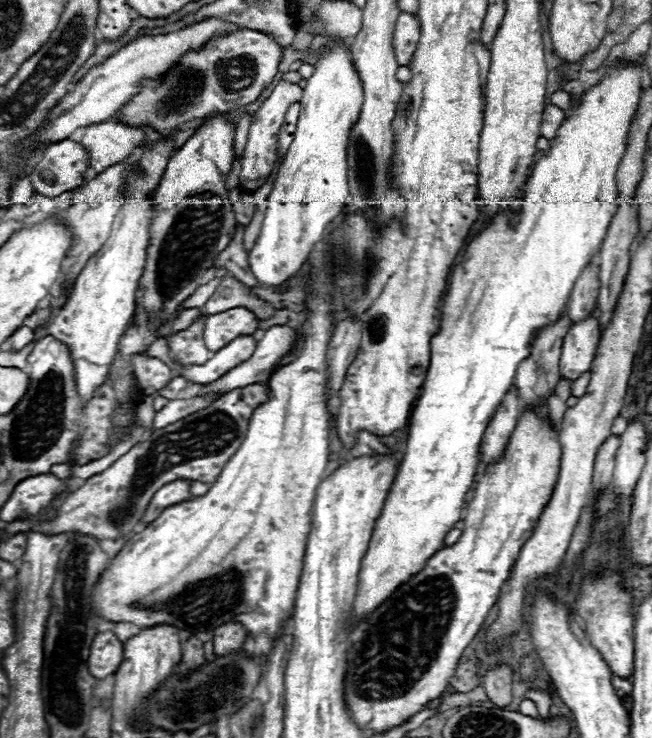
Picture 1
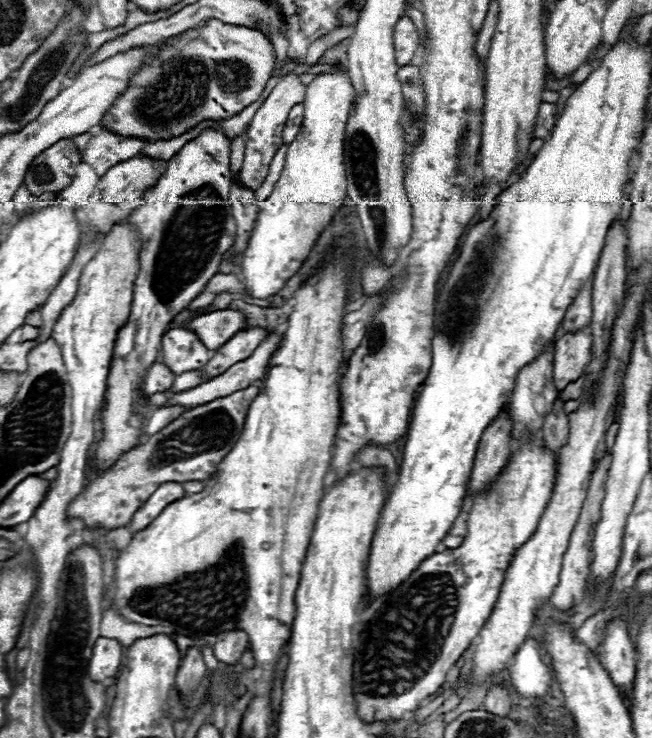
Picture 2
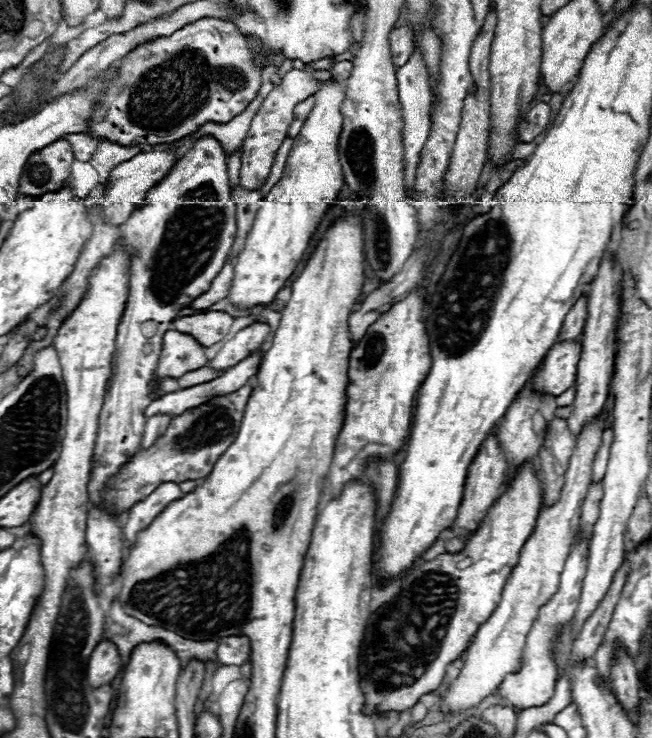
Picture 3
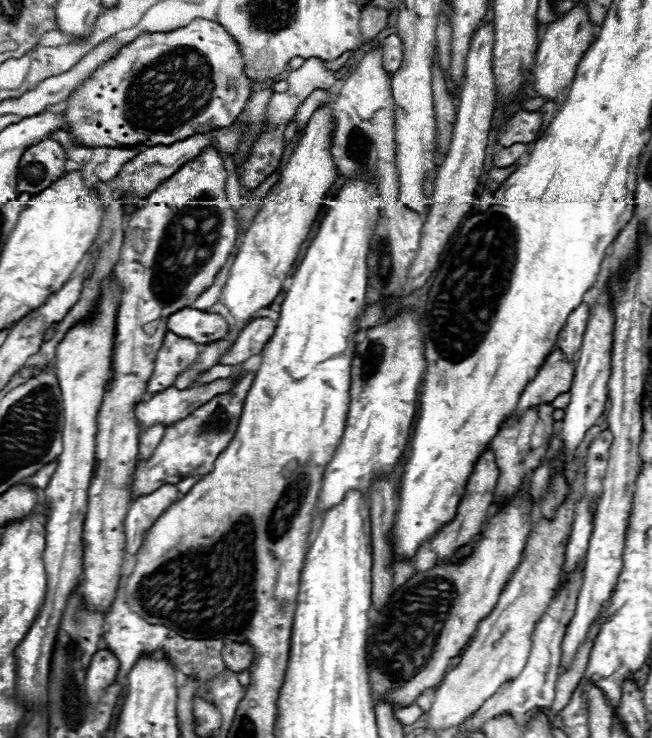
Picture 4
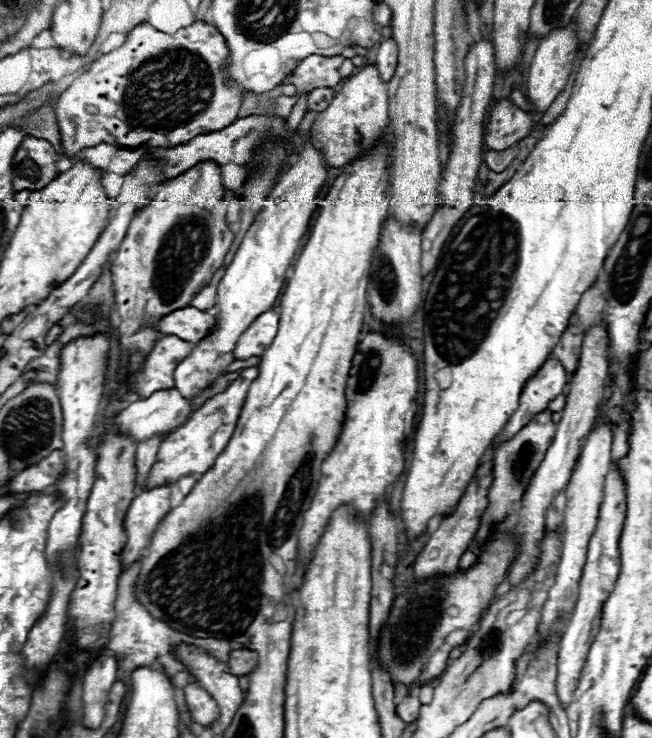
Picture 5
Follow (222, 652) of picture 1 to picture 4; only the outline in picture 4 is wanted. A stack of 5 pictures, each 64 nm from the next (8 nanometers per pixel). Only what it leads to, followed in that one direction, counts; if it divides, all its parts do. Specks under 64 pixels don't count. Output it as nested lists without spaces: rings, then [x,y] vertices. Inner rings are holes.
[[[226,642],[222,648],[222,660],[232,672],[242,672],[250,668],[254,660],[254,650],[246,642]]]

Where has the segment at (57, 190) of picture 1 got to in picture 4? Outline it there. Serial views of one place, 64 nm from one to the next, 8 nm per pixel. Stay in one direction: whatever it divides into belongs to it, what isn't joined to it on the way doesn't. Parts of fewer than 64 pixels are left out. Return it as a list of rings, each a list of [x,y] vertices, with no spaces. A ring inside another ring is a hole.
[[[52,138],[30,146],[18,168],[18,194],[36,196],[50,188],[66,172],[66,150]]]

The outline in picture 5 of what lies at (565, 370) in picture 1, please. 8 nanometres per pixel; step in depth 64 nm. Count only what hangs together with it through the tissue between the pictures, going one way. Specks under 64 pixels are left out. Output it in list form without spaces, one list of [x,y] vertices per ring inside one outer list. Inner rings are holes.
[[[548,358],[544,366],[536,372],[536,376],[532,376],[526,382],[520,394],[518,408],[504,426],[502,438],[512,438],[512,434],[516,434],[522,426],[526,426],[532,416],[542,412],[550,400],[562,394],[566,386],[568,386],[568,374],[564,366],[556,358]]]

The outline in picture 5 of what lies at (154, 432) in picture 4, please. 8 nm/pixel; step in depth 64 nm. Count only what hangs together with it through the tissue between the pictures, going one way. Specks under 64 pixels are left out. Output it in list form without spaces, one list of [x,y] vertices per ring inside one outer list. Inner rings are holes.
[[[156,434],[144,442],[138,442],[138,450],[136,450],[136,470],[138,470],[138,490],[142,490],[142,482],[146,480],[152,464],[156,462],[156,454],[158,454],[158,446],[162,442],[162,436]]]

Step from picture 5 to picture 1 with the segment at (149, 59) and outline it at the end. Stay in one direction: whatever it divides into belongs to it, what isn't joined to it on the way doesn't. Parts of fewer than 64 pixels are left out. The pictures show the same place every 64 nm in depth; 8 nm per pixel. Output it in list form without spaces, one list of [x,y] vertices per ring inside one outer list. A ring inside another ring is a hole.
[[[236,30],[228,36],[214,38],[202,52],[188,52],[178,66],[168,70],[168,74],[162,80],[146,80],[140,94],[136,94],[118,114],[126,124],[142,124],[142,126],[154,126],[162,134],[170,134],[180,124],[192,120],[192,118],[208,118],[214,114],[234,112],[244,104],[254,102],[262,90],[272,82],[272,78],[278,72],[278,64],[284,56],[284,50],[276,42],[272,34],[260,32],[260,30]]]

